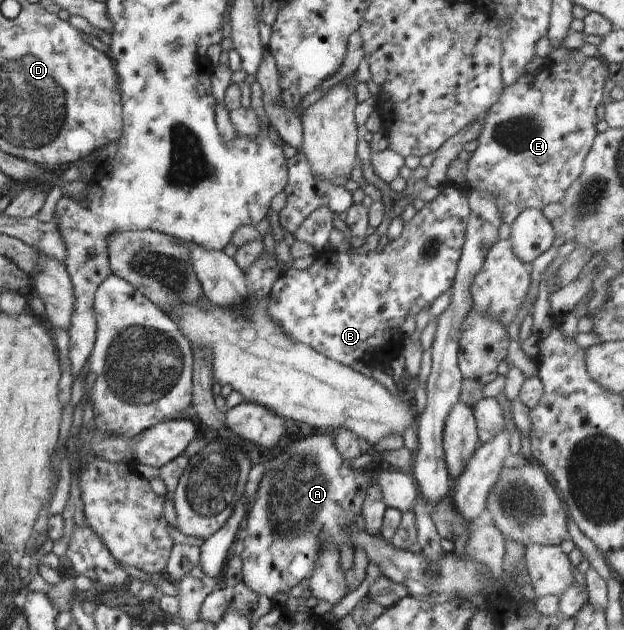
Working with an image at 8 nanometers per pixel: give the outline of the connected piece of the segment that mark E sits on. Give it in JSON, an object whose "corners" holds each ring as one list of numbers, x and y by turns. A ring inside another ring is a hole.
{"corners":[[574,51,570,54,570,58,557,62,555,60,550,61,544,65,544,69,536,71,533,74,522,74,512,85,506,86,498,99,498,101,492,105,487,111,486,119,483,123,482,131,477,140,477,148,470,153,470,158,467,162,467,173,465,174,464,188,468,190,482,190,483,192,490,192,495,195,495,202,498,206,498,211,501,213,501,220,503,223,511,223,516,219,516,216,520,215,520,212,528,208,534,208,542,210,548,203,559,202,561,197,565,196,568,187,576,178,582,173,582,166,585,157,588,155,592,143,597,134,597,117,596,107,602,104,604,99,603,90,604,83,608,78,608,65,602,61,598,56,593,58,587,57,583,52]]}

